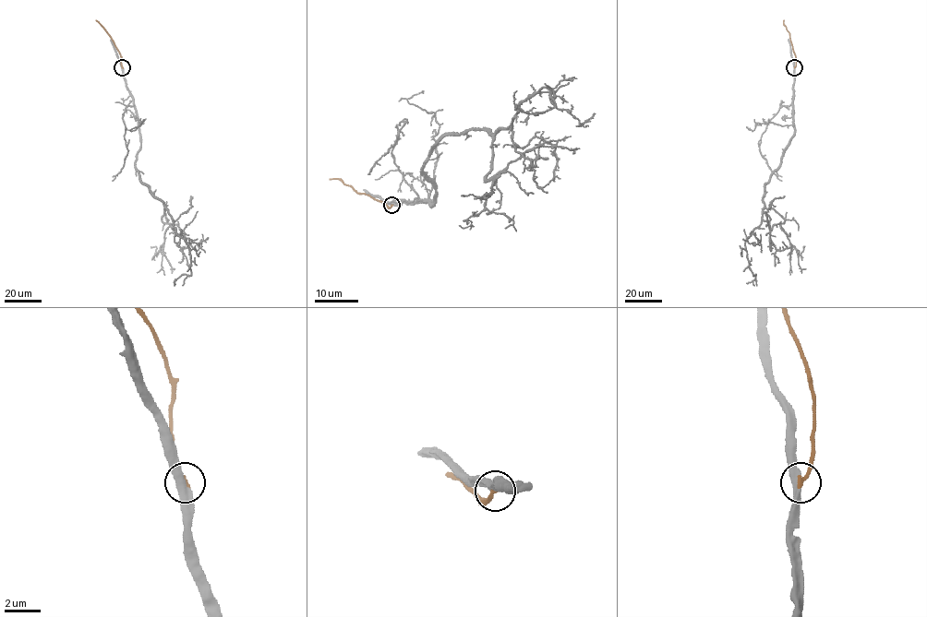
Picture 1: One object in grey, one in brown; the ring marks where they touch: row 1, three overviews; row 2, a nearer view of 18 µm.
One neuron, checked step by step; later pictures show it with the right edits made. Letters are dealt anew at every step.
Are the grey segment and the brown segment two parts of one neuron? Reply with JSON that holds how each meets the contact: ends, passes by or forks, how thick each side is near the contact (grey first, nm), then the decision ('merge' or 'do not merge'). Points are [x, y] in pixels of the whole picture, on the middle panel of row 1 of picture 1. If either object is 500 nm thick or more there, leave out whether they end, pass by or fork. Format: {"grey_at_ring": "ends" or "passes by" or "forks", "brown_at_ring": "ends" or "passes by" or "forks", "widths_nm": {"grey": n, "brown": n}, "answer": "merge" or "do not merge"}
{"grey_at_ring": "passes by", "brown_at_ring": "ends", "widths_nm": {"grey": 400, "brown": 280}, "answer": "merge"}

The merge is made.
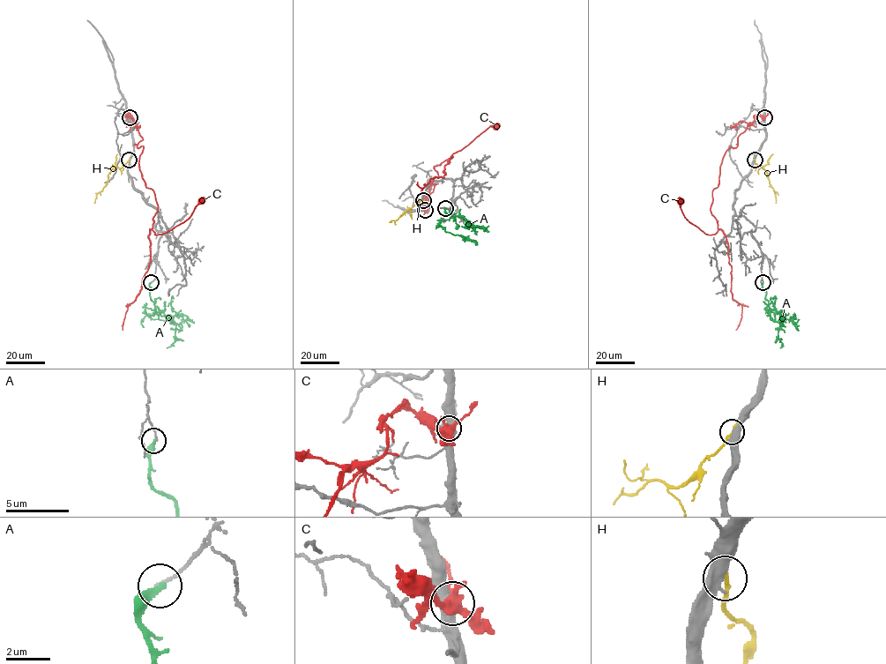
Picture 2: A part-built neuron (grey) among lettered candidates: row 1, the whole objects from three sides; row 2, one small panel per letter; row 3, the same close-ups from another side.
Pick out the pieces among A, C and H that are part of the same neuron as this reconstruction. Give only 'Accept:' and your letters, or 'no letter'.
Accept: no letter

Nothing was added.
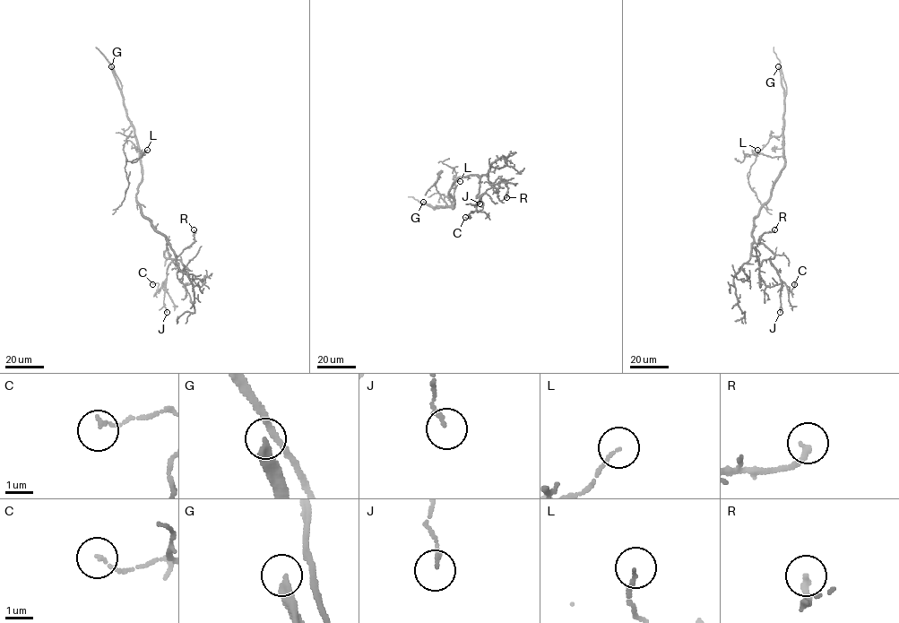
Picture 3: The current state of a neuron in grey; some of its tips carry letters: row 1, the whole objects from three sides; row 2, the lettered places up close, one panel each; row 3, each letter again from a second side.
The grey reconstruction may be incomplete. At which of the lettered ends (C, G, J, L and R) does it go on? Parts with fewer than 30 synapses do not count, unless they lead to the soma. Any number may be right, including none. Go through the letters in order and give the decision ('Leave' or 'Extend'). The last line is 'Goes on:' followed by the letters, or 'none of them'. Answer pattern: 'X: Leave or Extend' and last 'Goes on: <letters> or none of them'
C: Leave
G: Extend
J: Leave
L: Leave
R: Leave
Goes on: G

